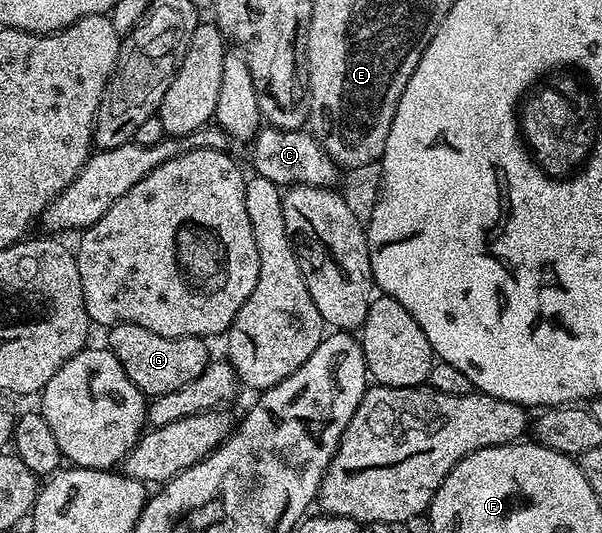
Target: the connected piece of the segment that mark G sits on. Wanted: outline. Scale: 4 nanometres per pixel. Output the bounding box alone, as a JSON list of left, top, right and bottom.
[108,323,211,397]

